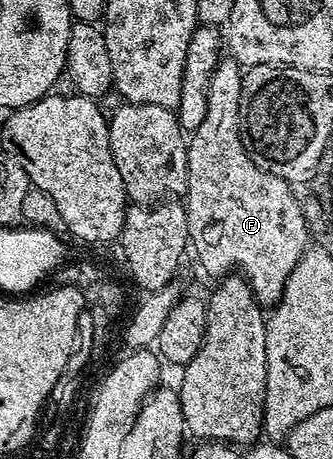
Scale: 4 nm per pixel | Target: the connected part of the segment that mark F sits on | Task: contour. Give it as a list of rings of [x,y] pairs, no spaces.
[[[230,58],[220,59],[211,83],[209,110],[205,114],[205,122],[201,122],[201,126],[197,126],[197,130],[190,133],[187,146],[189,174],[185,193],[185,207],[189,222],[187,239],[193,256],[195,252],[200,266],[209,275],[224,278],[238,270],[250,284],[260,304],[274,306],[283,297],[283,291],[297,262],[304,252],[308,251],[308,226],[304,205],[295,197],[296,189],[276,174],[262,169],[247,152],[244,133],[241,131],[244,73],[244,69],[237,61]]]

